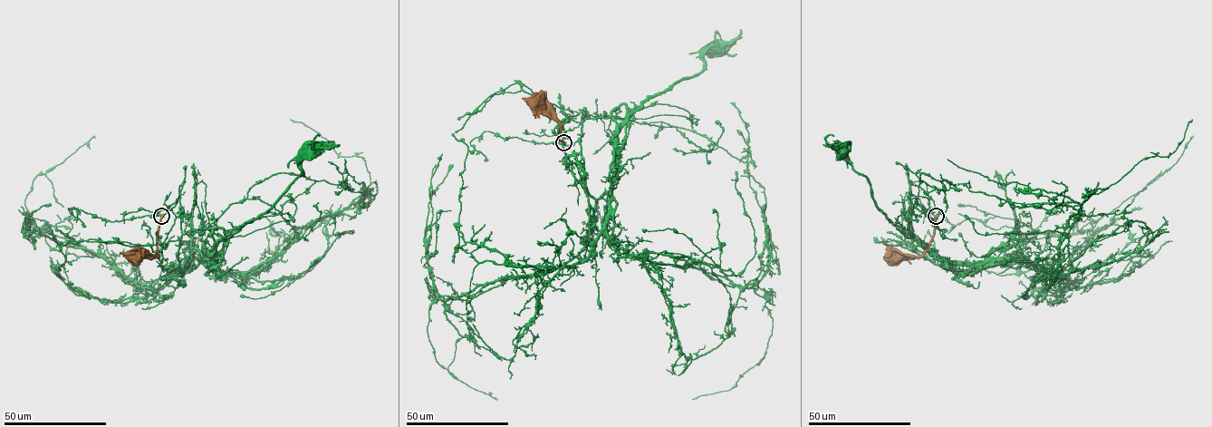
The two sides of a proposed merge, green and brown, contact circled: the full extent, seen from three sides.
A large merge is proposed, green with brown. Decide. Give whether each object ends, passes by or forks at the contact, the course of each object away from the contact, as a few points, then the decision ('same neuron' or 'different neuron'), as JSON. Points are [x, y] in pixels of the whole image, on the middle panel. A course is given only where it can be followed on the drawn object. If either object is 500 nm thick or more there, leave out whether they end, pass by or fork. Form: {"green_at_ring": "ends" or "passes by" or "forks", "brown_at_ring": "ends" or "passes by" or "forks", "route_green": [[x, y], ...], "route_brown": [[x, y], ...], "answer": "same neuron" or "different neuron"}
{"route_green": [[563, 142], [580, 140], [582, 116], [624, 120], [649, 98], [697, 75], [712, 50]], "route_brown": [[563, 142], [559, 139], [560, 124], [545, 115], [533, 101]], "answer": "different neuron"}

